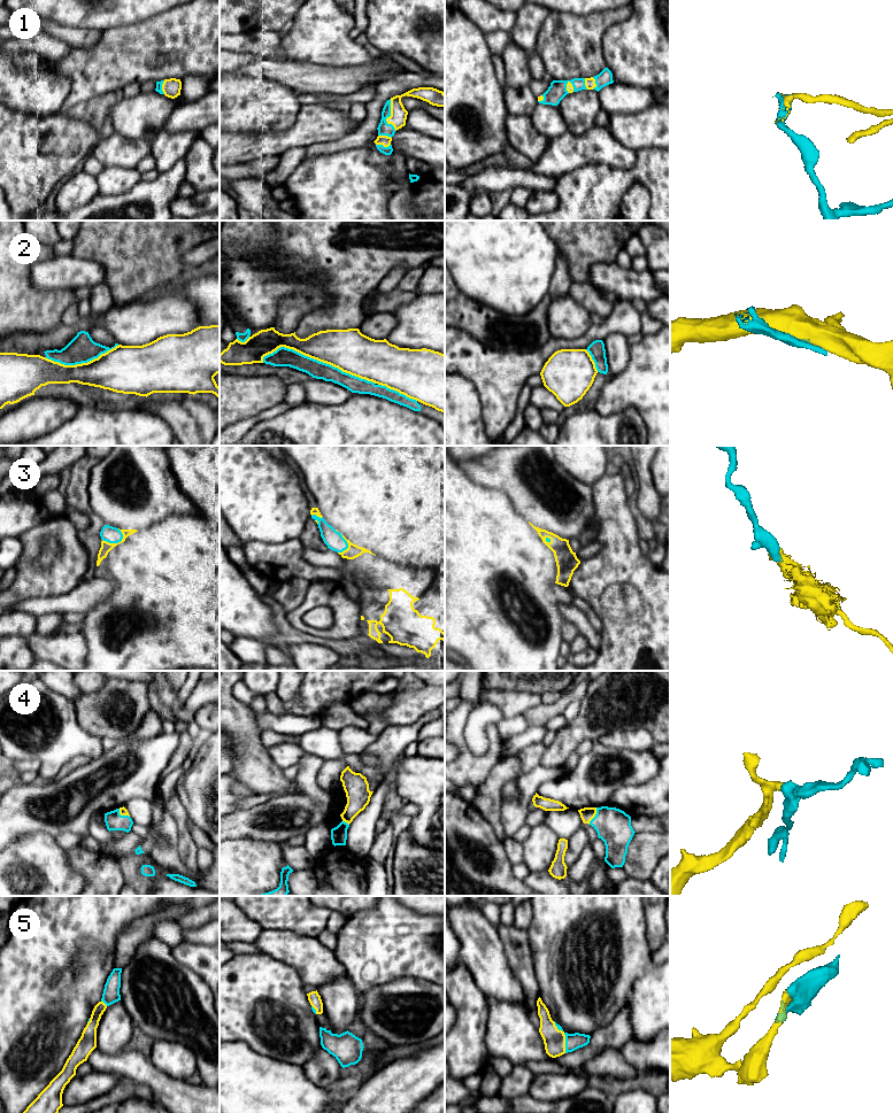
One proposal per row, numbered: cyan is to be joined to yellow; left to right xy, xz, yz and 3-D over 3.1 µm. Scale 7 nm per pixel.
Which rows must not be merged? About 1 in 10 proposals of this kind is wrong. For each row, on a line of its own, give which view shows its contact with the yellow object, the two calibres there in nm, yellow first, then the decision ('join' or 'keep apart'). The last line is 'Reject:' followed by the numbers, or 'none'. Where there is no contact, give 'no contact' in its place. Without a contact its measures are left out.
1: meets yellow in xz; 120 nm thick on the yellow side, 90 nm on the other; join
2: meets yellow in xz; 300 nm thick on the yellow side, 130 nm on the other; keep apart
3: meets yellow in xy; 80 nm thick on the yellow side, 120 nm on the other; join
4: meets yellow in yz; 100 nm thick on the yellow side, 240 nm on the other; join
5: meets yellow in yz; 160 nm thick on the yellow side, 110 nm on the other; join
Reject: 2

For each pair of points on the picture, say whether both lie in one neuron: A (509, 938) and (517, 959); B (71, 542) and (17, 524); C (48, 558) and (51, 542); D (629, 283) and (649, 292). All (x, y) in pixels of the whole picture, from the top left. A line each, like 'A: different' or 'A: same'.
A: same
B: different
C: same
D: same

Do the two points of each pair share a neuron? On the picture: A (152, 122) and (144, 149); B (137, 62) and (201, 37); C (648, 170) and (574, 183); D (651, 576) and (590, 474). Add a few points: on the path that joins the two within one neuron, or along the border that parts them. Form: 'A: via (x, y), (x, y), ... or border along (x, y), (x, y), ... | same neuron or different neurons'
A: border along (120, 133), (132, 139), (146, 139), (151, 143) | different neurons
B: via (153, 49), (185, 41) | same neuron
C: via (630, 177), (614, 183), (592, 183) | same neuron
D: border along (606, 473), (591, 485) | different neurons

